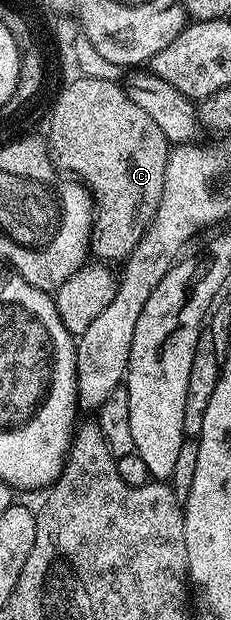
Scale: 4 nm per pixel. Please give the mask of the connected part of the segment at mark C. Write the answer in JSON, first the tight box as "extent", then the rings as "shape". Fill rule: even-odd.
{"extent":[53,76,172,264],"shape":[[[88,76],[58,103],[53,146],[58,164],[75,170],[78,182],[89,191],[94,212],[90,254],[106,264],[121,263],[140,244],[160,208],[172,149],[167,134],[140,104],[132,104],[121,85]]]}

